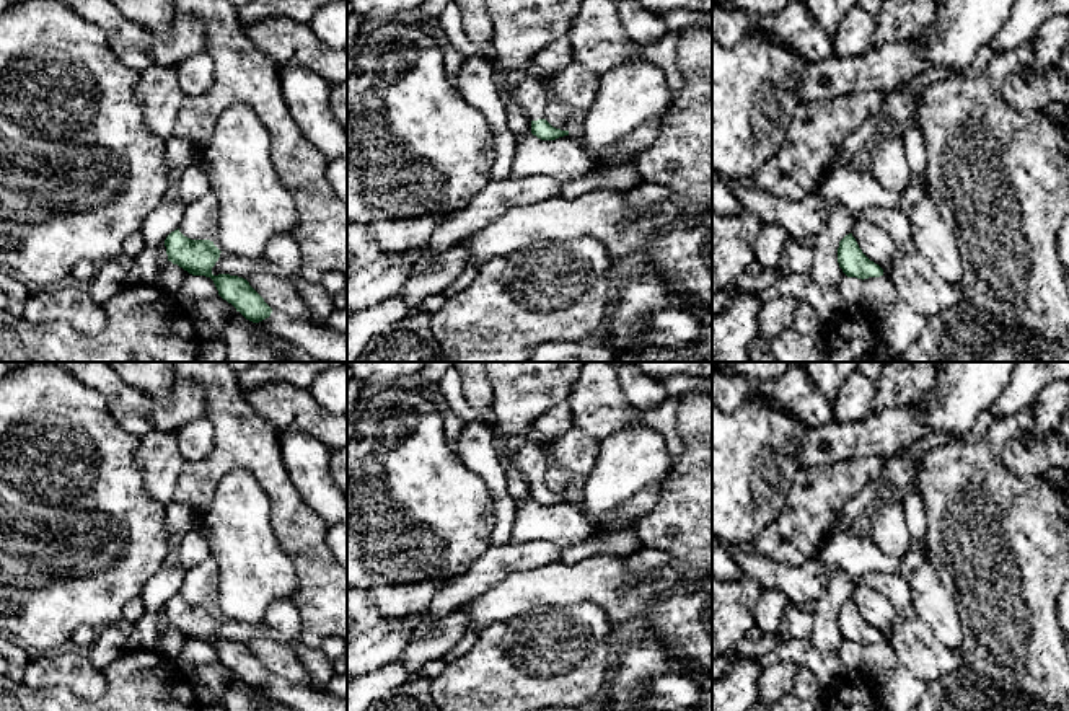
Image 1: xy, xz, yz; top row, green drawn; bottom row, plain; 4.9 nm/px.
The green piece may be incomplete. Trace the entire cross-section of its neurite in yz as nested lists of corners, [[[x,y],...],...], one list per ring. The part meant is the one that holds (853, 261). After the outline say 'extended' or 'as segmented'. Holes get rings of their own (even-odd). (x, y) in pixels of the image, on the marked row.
[[[852,233],[839,241],[838,263],[847,277],[869,279],[883,276],[883,269],[870,261],[859,248]]]; as segmented

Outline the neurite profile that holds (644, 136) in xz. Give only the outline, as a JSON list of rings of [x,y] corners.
[[[653,119],[639,126],[624,142],[616,145],[605,158],[598,161],[598,168],[609,168],[632,163],[645,148],[652,147],[660,134],[662,119]]]

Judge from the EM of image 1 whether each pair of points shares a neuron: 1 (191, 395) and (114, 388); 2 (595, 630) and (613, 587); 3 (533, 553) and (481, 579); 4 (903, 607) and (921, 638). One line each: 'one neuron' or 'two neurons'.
1: one neuron
2: two neurons
3: one neuron
4: two neurons

